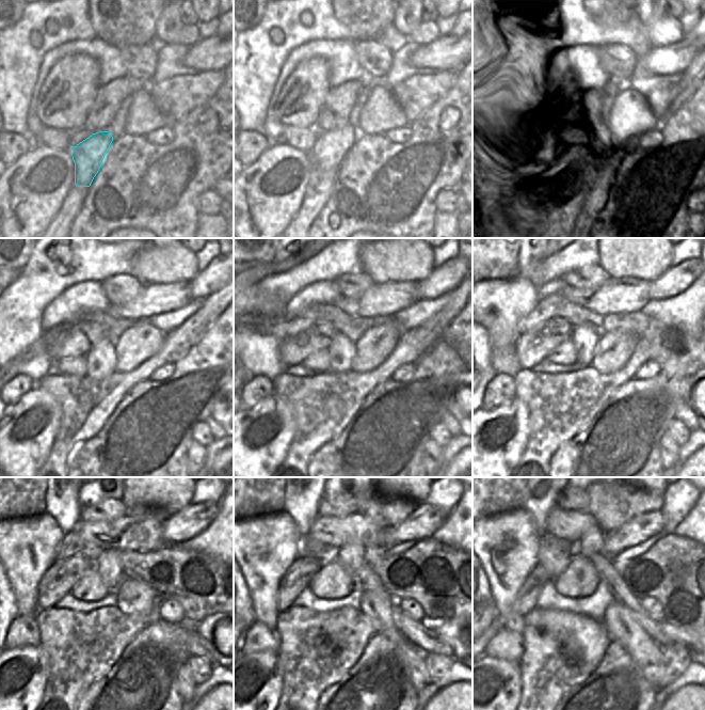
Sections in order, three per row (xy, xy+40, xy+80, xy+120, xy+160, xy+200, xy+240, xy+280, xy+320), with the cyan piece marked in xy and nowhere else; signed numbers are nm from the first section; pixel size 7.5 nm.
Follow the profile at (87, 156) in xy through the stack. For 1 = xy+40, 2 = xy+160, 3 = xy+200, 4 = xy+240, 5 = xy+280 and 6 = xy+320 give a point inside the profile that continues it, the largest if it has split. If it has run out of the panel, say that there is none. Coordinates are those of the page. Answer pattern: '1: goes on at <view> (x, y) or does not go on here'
1: goes on at xy+40 (331, 147)
2: goes on at xy+160 (342, 350)
3: goes on at xy+200 (585, 338)
4: goes on at xy+240 (107, 565)
5: goes on at xy+280 (351, 556)
6: goes on at xy+320 (591, 542)

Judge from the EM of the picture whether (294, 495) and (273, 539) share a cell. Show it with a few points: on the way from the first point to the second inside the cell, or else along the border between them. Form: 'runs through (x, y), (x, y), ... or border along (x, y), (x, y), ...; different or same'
border along (284, 510), (295, 523), (300, 534); different

